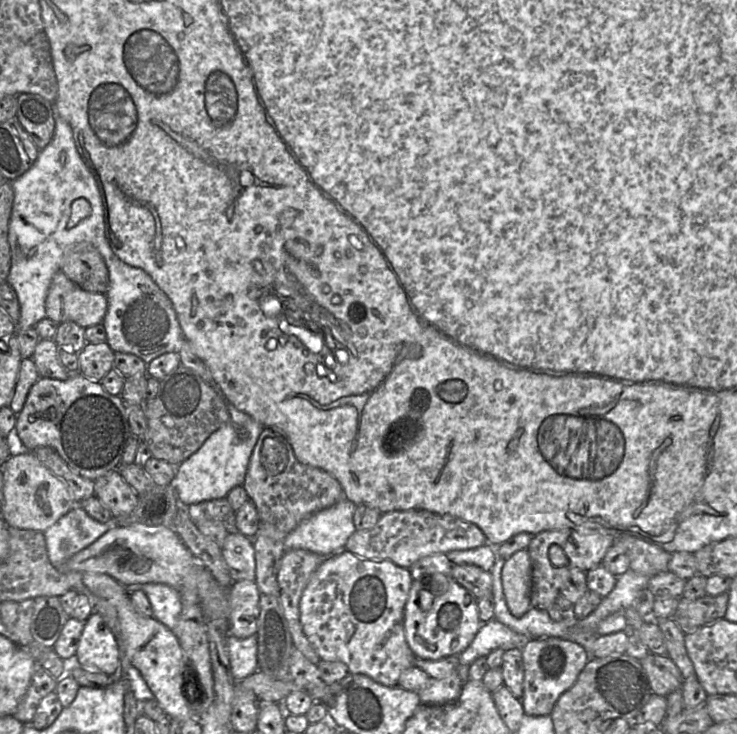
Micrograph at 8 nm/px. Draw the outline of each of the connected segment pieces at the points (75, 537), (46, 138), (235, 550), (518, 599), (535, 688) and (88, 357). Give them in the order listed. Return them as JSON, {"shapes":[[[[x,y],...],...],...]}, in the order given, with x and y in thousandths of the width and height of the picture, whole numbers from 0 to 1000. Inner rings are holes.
{"shapes":[[[[102,688],[58,725],[68,767],[76,775],[85,777],[92,762],[122,744],[159,714],[153,704],[144,713],[133,711],[110,688]]],[[[26,128],[22,162],[53,204],[71,191],[75,177],[73,139],[52,128]]],[[[323,723],[311,725],[304,736],[300,753],[318,793],[346,792],[346,749],[336,732]]],[[[715,748],[687,762],[680,778],[682,809],[693,837],[710,839],[720,827],[722,768]]],[[[756,868],[719,871],[708,881],[711,907],[710,947],[711,973],[719,975],[748,974],[758,950],[777,935],[786,918],[801,899],[799,890],[788,879]]],[[[142,465],[117,467],[106,481],[107,507],[126,519],[136,520],[155,501],[156,480]]]]}

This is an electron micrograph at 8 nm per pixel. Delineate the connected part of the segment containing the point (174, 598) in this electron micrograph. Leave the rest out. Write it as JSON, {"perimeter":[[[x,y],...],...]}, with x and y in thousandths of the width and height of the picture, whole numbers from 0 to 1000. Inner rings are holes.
{"perimeter":[[[198,794],[190,798],[201,813],[208,839],[235,861],[246,838],[244,805],[225,796]]]}

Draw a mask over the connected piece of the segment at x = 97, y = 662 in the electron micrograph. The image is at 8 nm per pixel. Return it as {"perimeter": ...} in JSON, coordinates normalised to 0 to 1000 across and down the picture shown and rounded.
{"perimeter":[[[126,834],[114,847],[103,887],[107,906],[122,914],[152,920],[161,906],[157,871],[136,837]]]}

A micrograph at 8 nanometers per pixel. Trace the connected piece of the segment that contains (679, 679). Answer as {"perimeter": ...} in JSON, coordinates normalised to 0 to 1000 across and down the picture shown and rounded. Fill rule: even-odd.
{"perimeter":[[[879,890],[867,901],[878,920],[886,946],[905,950],[925,937],[928,925],[924,916],[905,892]]]}

